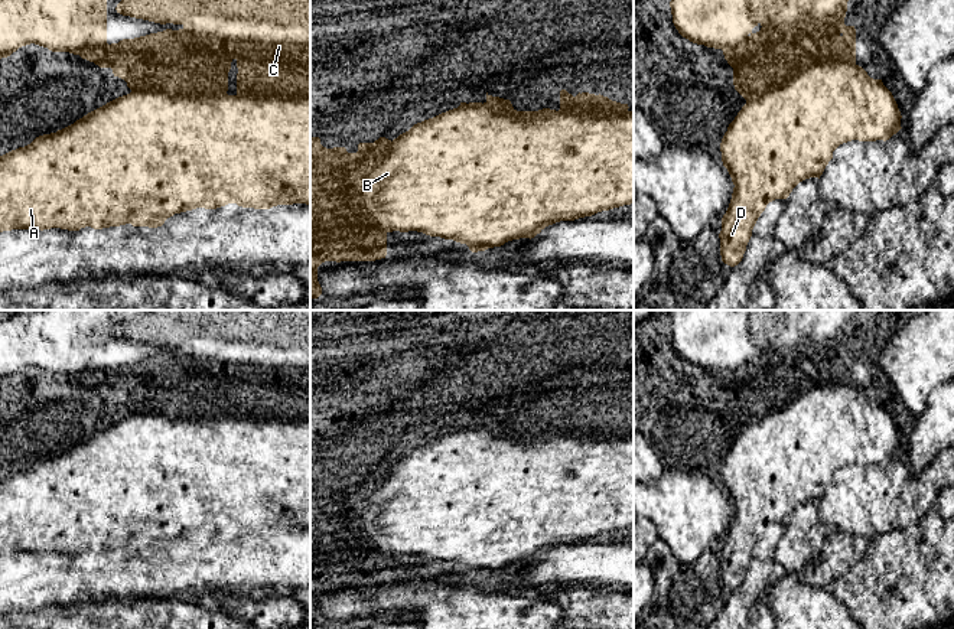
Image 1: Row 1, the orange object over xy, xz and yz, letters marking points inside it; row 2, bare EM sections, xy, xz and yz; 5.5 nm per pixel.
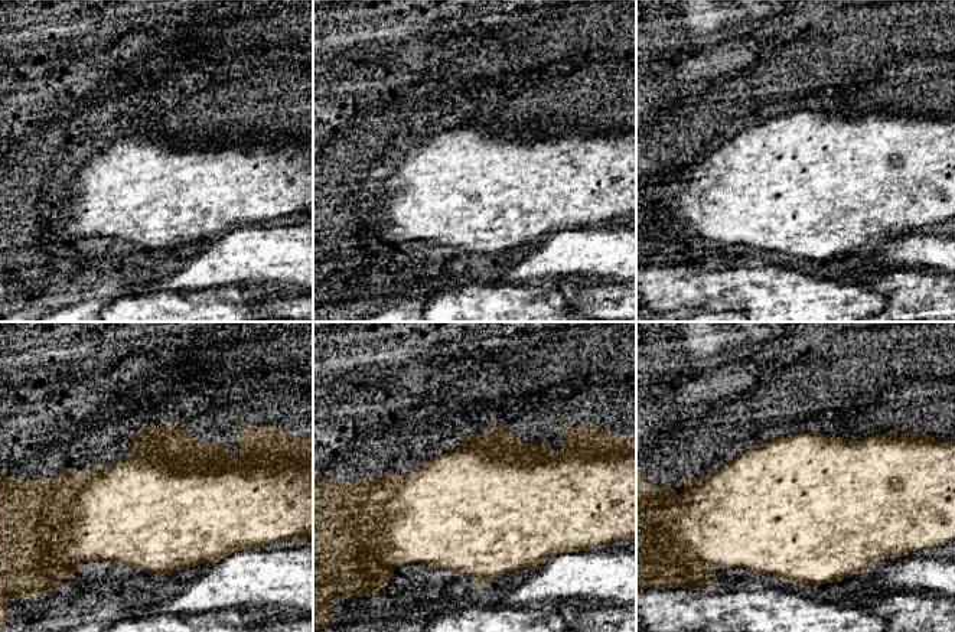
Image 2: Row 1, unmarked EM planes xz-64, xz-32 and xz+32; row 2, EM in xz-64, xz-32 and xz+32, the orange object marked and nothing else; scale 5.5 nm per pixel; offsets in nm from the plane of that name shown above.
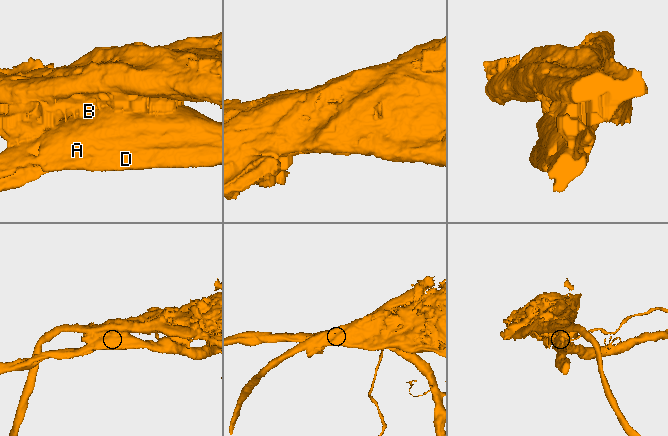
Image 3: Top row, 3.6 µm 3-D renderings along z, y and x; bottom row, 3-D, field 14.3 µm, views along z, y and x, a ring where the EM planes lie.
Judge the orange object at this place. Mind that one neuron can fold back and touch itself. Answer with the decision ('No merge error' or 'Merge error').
Merge error

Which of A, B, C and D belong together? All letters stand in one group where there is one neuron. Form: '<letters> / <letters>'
A B D / C

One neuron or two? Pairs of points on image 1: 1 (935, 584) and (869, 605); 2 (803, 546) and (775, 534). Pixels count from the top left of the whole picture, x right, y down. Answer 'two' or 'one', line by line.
1: one
2: two

